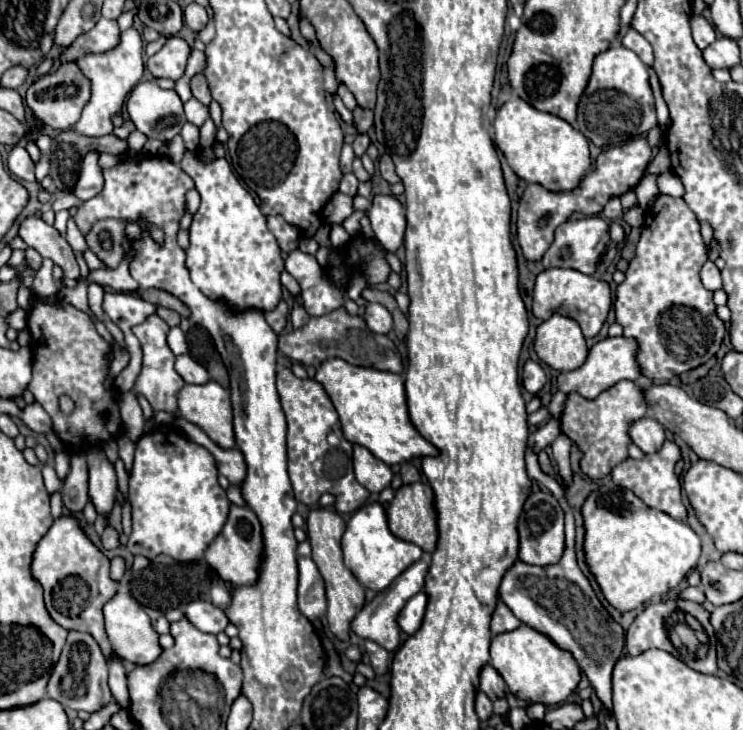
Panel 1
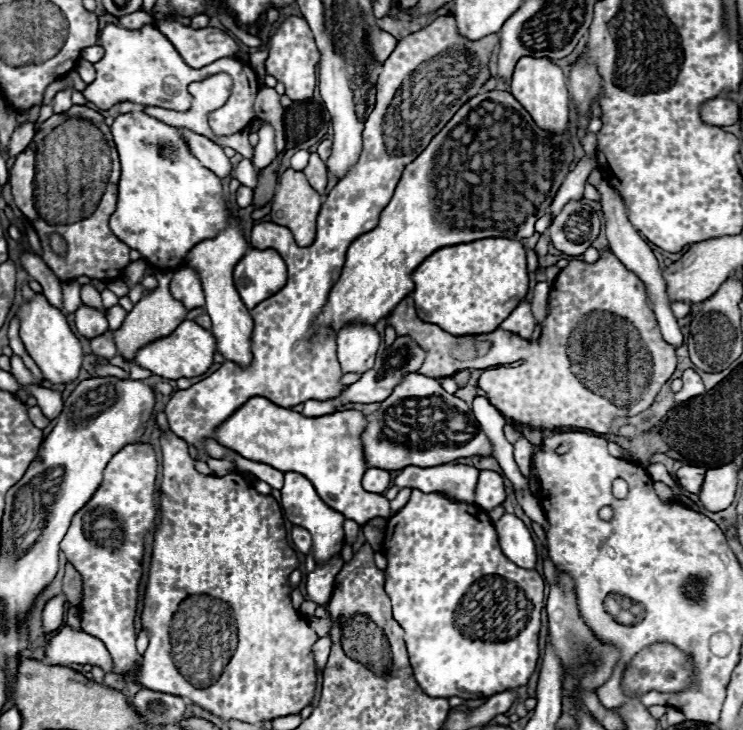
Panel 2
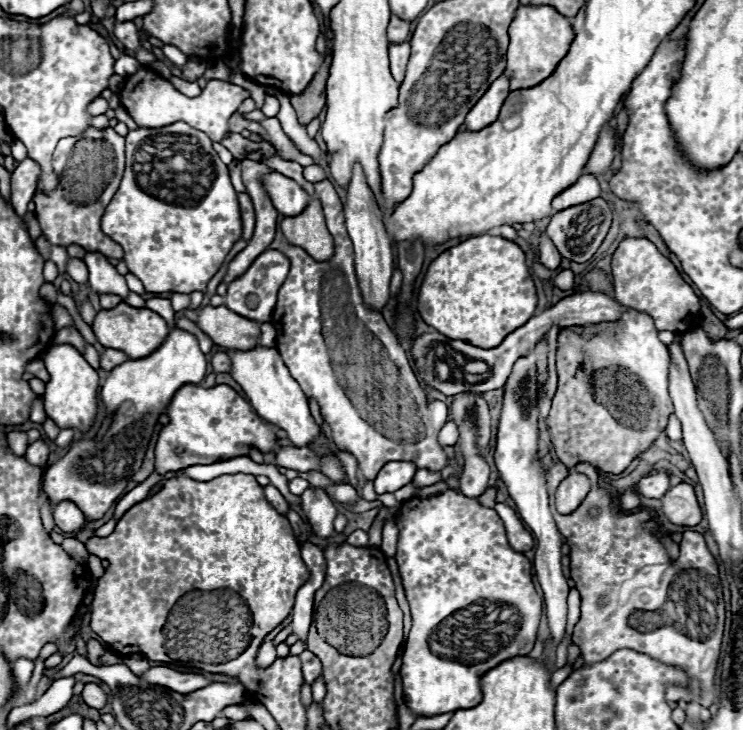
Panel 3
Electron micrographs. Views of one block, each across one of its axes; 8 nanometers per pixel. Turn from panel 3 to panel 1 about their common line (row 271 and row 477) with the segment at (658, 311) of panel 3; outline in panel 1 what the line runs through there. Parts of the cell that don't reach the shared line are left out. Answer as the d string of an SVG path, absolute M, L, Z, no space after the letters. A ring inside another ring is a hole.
M666 440L664 446L658 452L644 454L642 460L634 460L634 458L622 460L612 470L612 480L614 480L616 486L622 486L622 488L632 490L650 508L662 510L662 512L678 518L678 520L684 520L686 518L686 508L682 504L682 498L680 498L680 480L674 474L674 464L678 460L680 460L680 448L674 442Z

